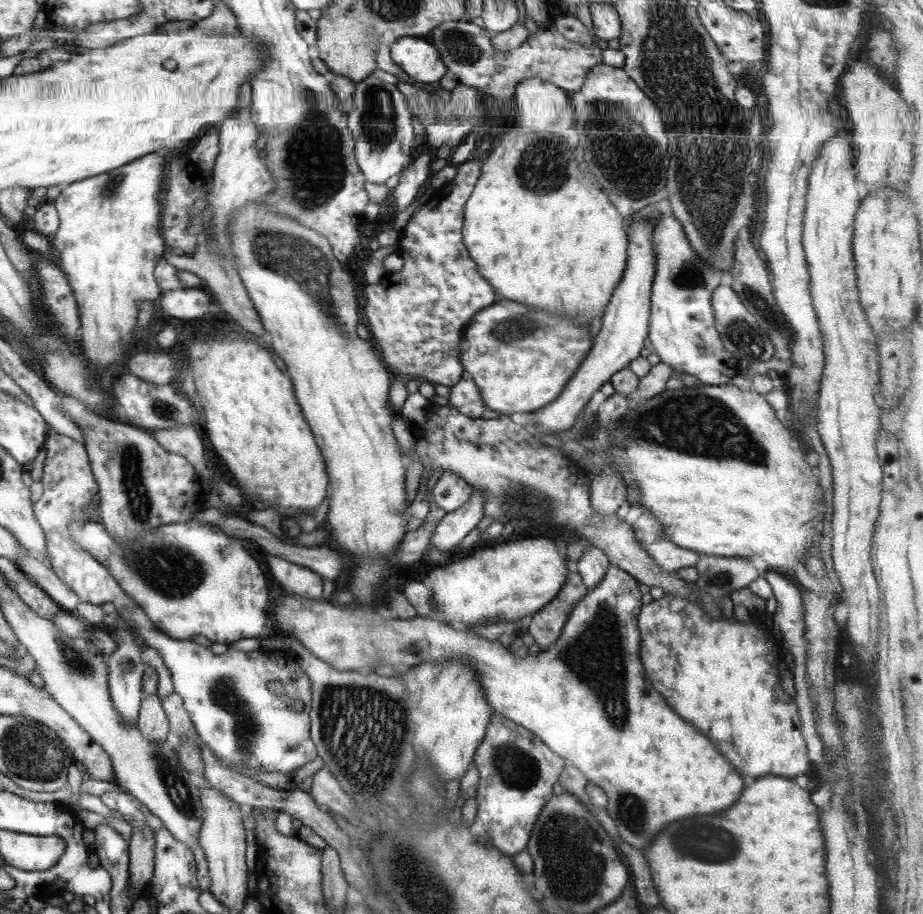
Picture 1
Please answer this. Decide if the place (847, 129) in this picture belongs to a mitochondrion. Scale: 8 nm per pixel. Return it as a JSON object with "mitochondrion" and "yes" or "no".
{"mitochondrion":"no"}

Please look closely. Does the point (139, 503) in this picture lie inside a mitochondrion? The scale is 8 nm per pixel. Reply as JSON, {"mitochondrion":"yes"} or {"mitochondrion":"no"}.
{"mitochondrion":"yes"}

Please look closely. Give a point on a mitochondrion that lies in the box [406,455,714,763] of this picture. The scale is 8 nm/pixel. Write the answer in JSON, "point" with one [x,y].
{"point":[596,655]}

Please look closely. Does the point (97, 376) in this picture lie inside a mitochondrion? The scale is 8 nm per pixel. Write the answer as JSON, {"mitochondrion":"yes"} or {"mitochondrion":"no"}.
{"mitochondrion":"no"}

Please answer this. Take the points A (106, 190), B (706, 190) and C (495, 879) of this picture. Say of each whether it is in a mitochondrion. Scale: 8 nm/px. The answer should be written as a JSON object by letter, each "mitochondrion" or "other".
{"A":"mitochondrion","B":"mitochondrion","C":"other"}

